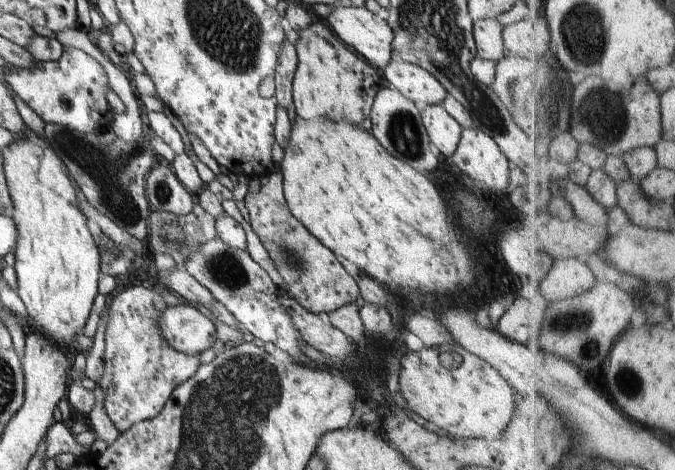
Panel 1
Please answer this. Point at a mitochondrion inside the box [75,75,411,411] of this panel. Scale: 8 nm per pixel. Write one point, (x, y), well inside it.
(110, 190)

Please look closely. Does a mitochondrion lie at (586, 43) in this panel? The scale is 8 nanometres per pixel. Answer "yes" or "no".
yes

